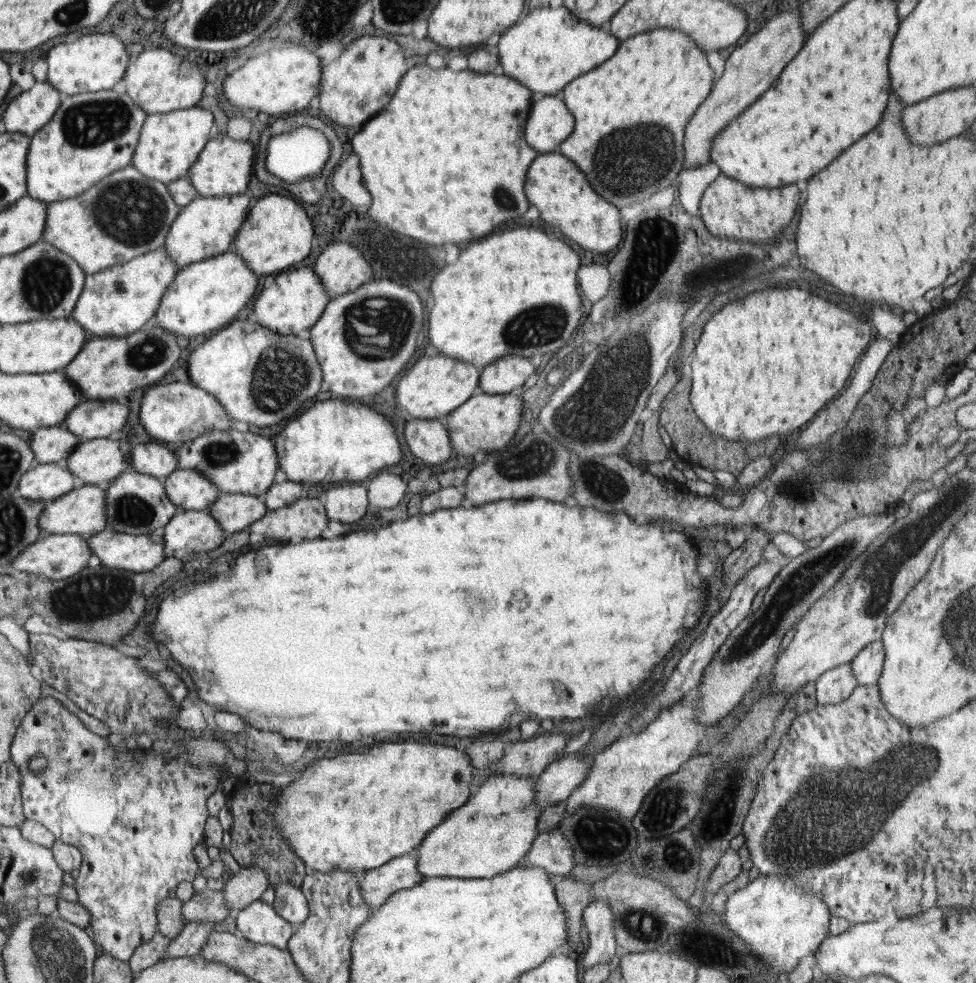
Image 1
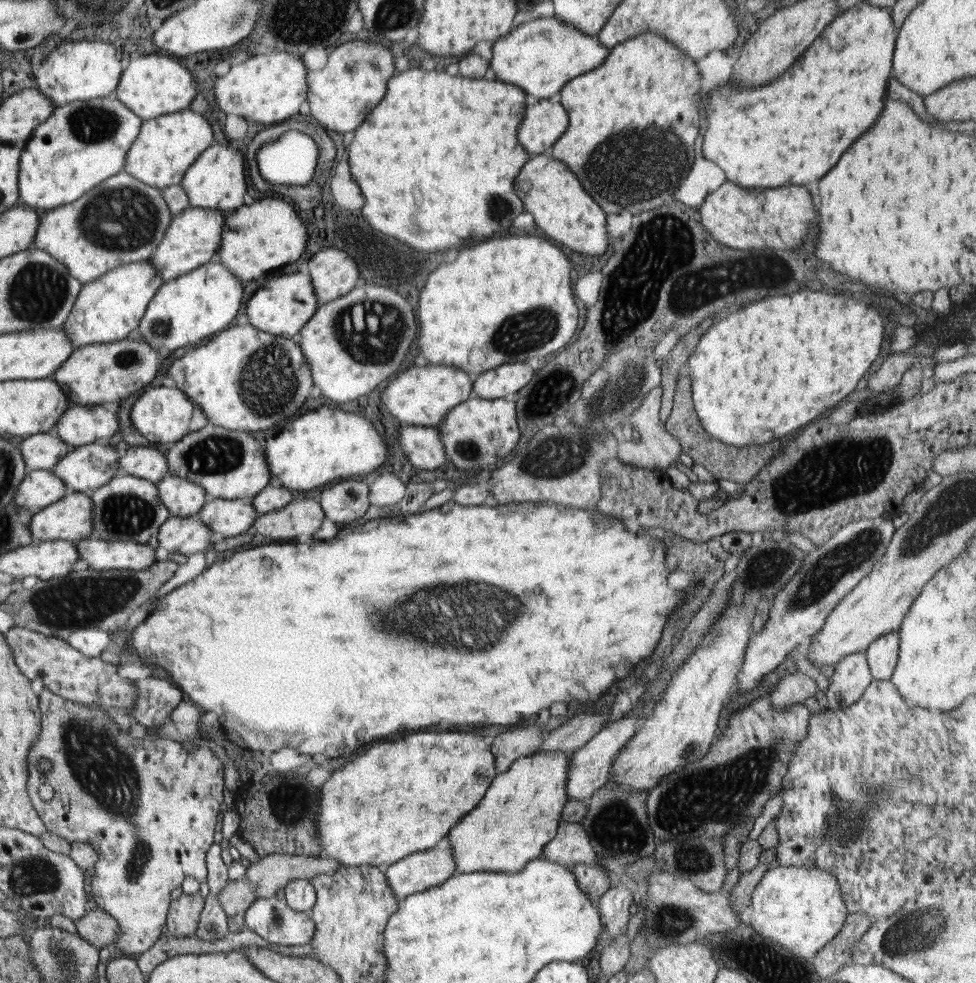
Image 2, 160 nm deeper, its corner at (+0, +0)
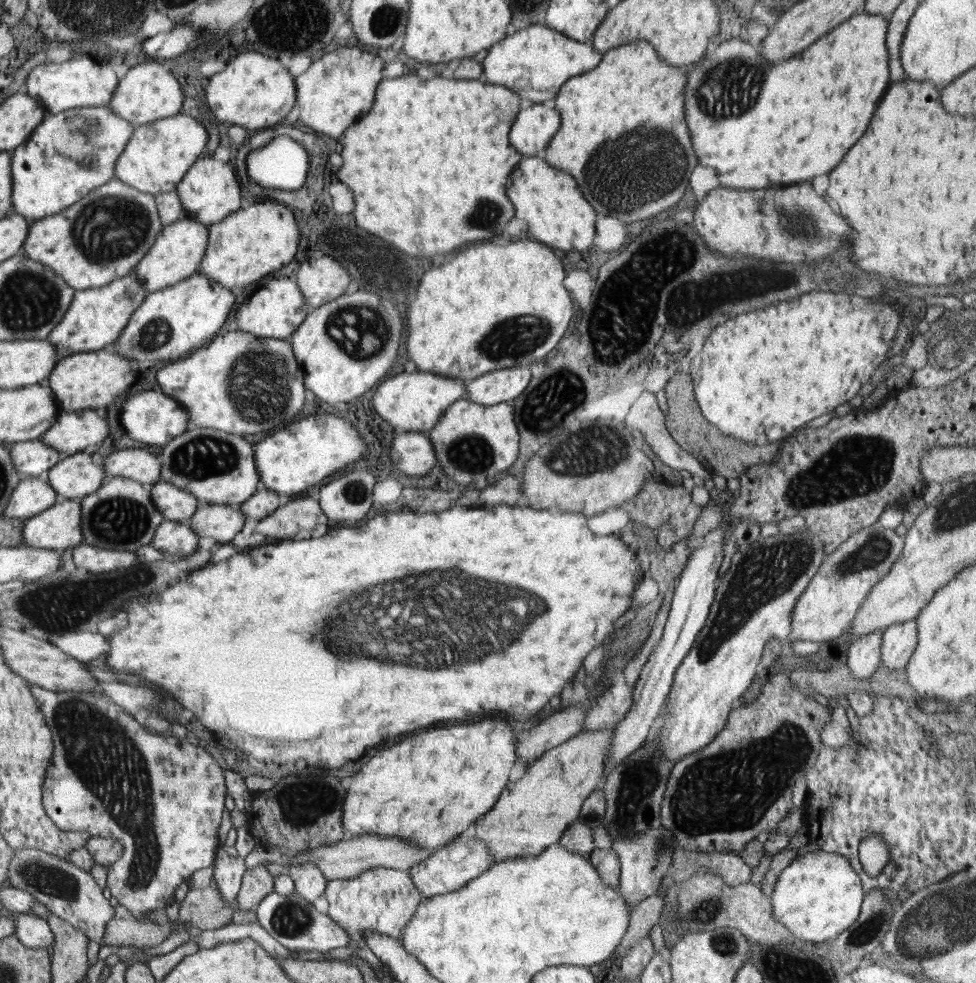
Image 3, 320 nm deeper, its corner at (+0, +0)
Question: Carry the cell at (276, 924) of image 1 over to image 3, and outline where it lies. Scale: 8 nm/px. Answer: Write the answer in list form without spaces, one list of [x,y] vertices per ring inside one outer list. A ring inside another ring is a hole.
[[[272,891],[255,908],[258,922],[262,928],[268,931],[278,942],[289,951],[318,951],[326,953],[333,948],[349,946],[350,935],[334,919],[324,913],[320,913],[311,902],[302,898],[294,892],[290,896],[282,896],[276,891]]]

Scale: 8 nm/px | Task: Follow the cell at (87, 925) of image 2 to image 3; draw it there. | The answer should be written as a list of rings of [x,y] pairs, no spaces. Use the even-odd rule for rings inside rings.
[[[118,905],[115,908],[115,918],[107,924],[107,930],[105,931],[105,938],[103,942],[100,942],[101,946],[135,946],[140,949],[149,949],[158,944],[162,944],[166,940],[167,936],[172,934],[173,930],[187,930],[191,937],[198,936],[201,933],[200,929],[196,927],[188,927],[180,921],[172,922],[166,916],[166,908],[158,909],[149,912],[141,921],[137,921],[135,916],[125,908],[125,906]]]

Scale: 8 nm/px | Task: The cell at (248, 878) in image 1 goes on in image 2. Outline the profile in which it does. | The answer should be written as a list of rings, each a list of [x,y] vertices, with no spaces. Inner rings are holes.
[[[273,853],[260,858],[257,863],[251,863],[247,868],[246,877],[254,886],[257,898],[271,897],[276,895],[279,888],[285,888],[288,882],[296,879],[310,879],[319,874],[334,874],[340,867],[341,862],[333,858],[324,858],[319,855],[289,855],[286,853]]]

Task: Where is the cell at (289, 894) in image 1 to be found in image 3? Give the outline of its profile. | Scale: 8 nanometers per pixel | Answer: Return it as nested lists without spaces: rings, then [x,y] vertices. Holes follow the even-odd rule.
[[[267,862],[268,871],[276,876],[286,874],[294,881],[295,892],[308,902],[313,903],[321,897],[326,890],[327,878],[314,863],[302,863],[301,865],[283,865]]]

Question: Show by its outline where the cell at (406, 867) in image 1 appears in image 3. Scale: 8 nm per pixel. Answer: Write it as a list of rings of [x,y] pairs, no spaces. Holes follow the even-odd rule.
[[[465,831],[446,846],[436,849],[431,856],[413,866],[408,872],[423,898],[427,898],[462,888],[467,882],[486,872],[494,863],[495,856],[489,851],[489,846],[470,831]]]

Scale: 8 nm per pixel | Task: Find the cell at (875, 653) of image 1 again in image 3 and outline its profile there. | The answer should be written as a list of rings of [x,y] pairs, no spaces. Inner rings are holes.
[[[917,620],[893,624],[884,630],[881,664],[894,672],[905,670],[918,644]]]

